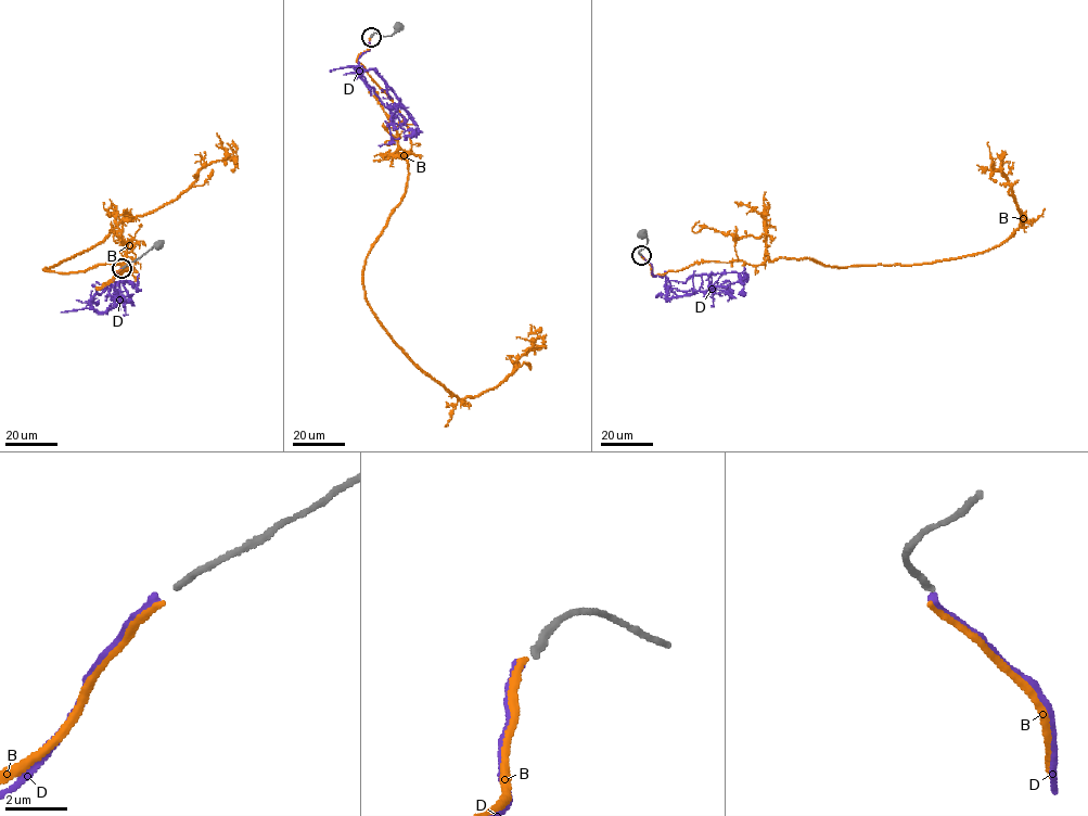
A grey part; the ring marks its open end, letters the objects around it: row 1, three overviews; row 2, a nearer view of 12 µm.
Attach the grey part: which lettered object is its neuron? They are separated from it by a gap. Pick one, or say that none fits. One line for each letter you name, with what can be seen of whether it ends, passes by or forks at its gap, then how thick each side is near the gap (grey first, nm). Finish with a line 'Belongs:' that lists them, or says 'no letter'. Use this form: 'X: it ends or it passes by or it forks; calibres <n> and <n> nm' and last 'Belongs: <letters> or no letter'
D: it ends; calibres 240 and 240 nm
Belongs: D

